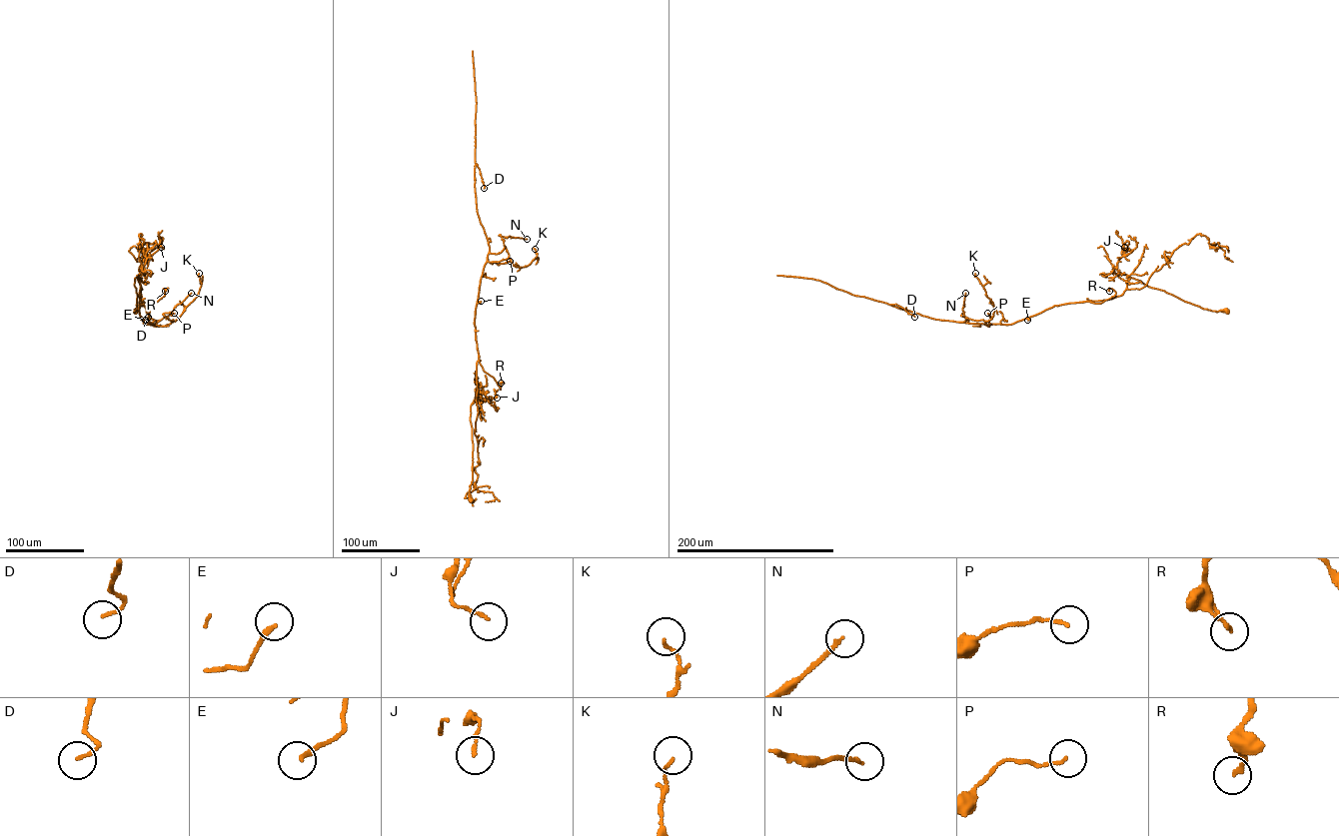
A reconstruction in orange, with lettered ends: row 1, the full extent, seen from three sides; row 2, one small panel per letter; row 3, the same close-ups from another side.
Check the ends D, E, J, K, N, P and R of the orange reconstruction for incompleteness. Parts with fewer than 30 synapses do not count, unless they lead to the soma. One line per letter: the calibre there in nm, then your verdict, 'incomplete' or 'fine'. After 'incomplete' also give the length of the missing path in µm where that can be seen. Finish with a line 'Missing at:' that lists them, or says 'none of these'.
D: calibre 110 nm; fine
E: calibre 200 nm; fine
J: calibre 120 nm; fine
K: calibre 100 nm; fine
N: calibre 140 nm; fine
P: calibre 110 nm; fine
R: calibre 140 nm; fine
Missing at: none of these

